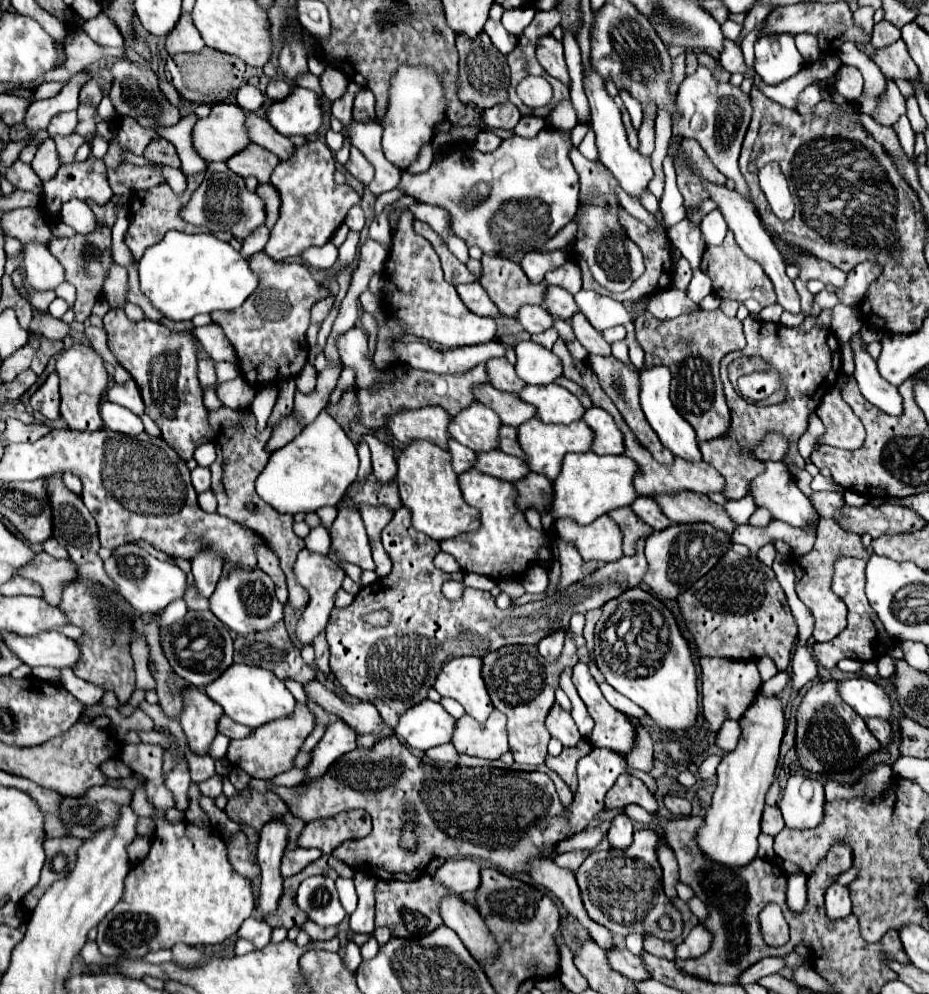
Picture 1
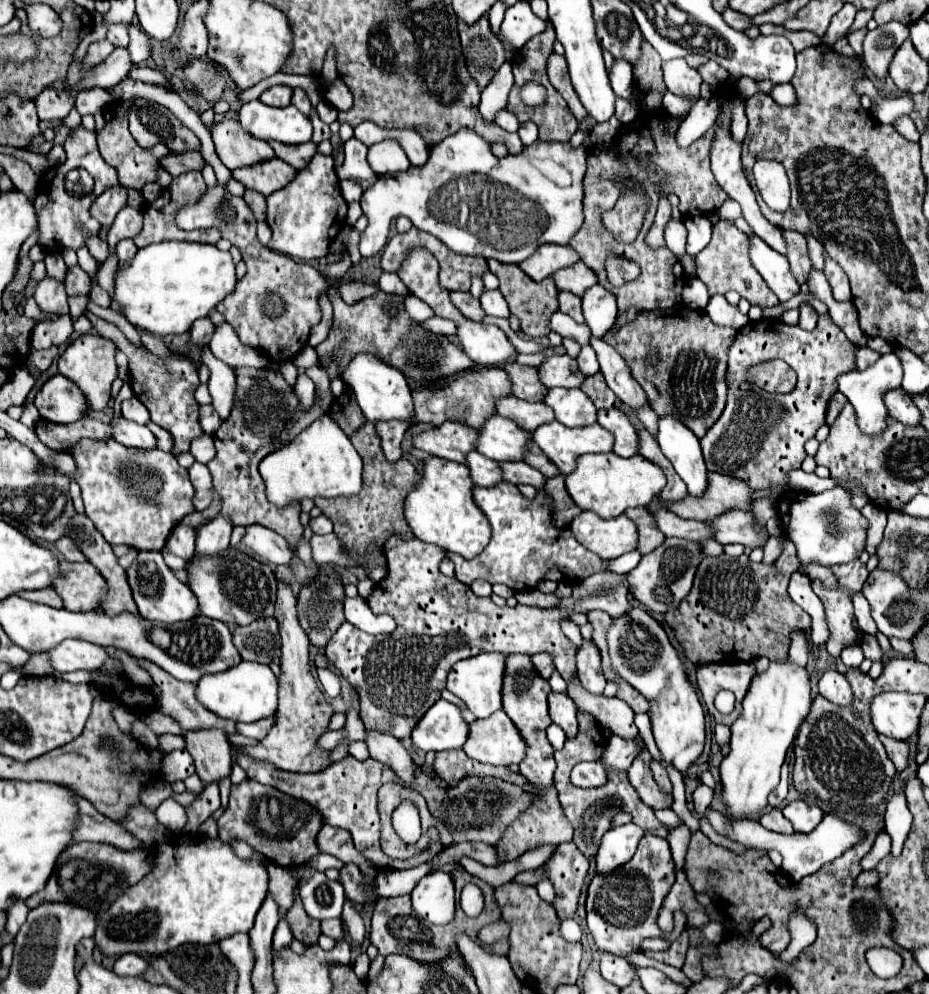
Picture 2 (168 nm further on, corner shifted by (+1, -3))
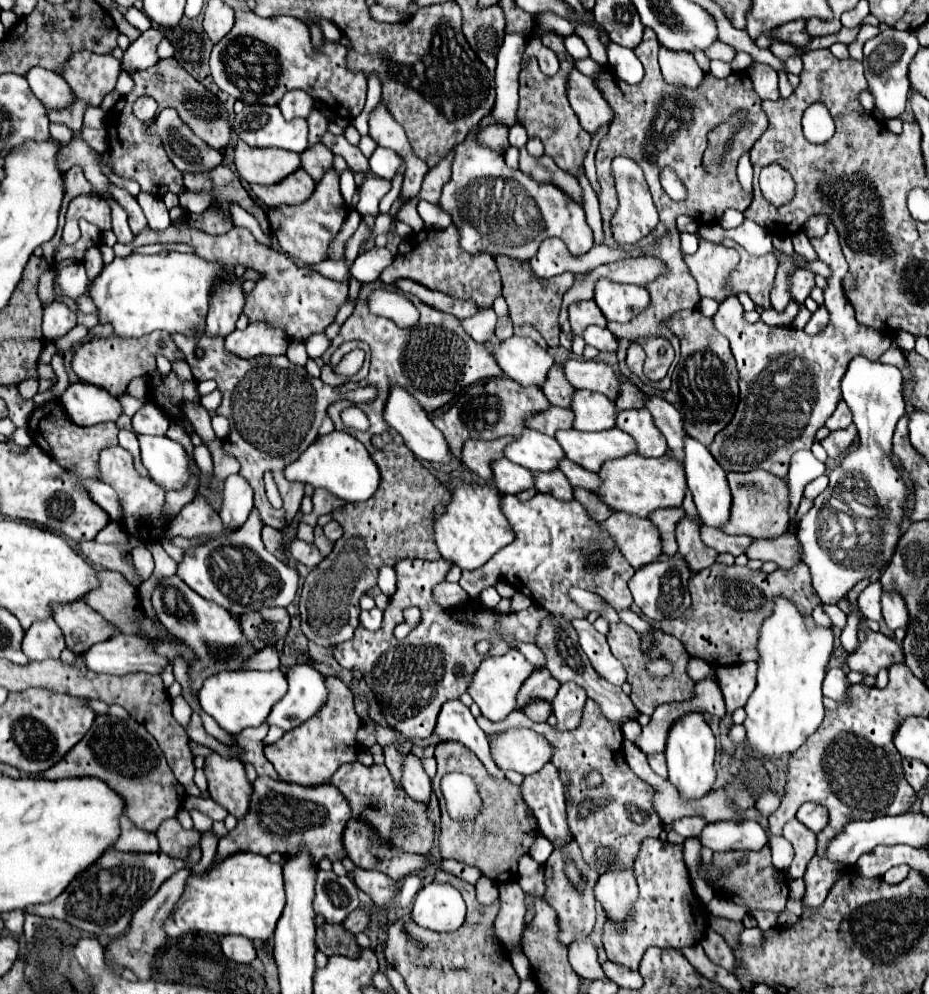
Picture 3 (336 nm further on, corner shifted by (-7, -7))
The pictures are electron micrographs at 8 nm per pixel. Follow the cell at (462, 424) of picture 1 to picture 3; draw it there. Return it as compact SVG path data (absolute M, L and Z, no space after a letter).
M523 429L521 435L513 437L513 443L505 447L505 457L529 471L551 471L551 469L557 469L557 463L565 457L563 449L559 447L559 443L553 439L553 437L547 437L535 429Z

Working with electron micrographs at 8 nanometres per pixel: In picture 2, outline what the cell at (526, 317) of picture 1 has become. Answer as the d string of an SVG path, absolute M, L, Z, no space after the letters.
M557 311L553 317L551 317L551 329L557 331L559 335L563 337L569 337L573 341L577 341L579 345L589 345L589 339L591 339L591 331L589 327L583 323L577 323L575 319L571 319L569 315Z

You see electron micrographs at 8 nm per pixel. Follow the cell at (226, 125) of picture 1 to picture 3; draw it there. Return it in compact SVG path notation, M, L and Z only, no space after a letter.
M241 139L233 145L233 163L247 183L273 185L301 167L299 155L283 149L257 149Z

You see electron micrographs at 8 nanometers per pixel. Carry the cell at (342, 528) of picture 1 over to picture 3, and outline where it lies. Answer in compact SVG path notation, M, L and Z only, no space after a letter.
M315 527L315 545L317 545L317 549L319 549L319 553L323 557L327 557L331 553L331 549L333 549L333 543L323 535L321 527Z

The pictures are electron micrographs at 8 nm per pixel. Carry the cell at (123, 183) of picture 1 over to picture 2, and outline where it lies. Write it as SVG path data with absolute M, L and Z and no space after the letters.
M111 187L111 191L105 191L99 195L91 205L91 215L103 225L111 227L115 215L127 205L127 189L125 187Z

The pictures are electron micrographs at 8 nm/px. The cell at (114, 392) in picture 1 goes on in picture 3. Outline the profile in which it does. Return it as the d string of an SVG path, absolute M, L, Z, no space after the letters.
M145 403L135 415L133 415L133 431L145 433L145 435L165 435L169 427L167 415L157 409L153 403Z

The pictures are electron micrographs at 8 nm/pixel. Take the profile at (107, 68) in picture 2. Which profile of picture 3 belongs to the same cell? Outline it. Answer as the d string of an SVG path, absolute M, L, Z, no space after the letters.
M153 27L149 31L141 33L129 45L129 49L123 53L123 63L121 63L123 71L129 73L129 75L133 75L137 71L153 67L159 61L157 53L155 53L155 47L161 41L161 37L163 37L163 33L159 29L153 29Z

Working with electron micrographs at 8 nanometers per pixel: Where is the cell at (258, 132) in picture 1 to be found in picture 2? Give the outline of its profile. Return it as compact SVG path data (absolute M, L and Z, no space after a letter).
M307 141L307 143L301 143L301 145L283 145L283 143L269 143L269 145L273 147L273 151L279 159L289 163L297 171L307 167L307 163L317 153L317 145L313 141Z

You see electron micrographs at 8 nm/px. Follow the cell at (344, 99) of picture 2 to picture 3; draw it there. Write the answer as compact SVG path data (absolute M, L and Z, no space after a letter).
M235 9L235 25L231 33L213 47L209 65L217 87L235 99L277 105L287 91L303 89L313 99L327 103L335 115L355 119L365 105L367 77L351 73L345 65L345 55L347 49L331 41L327 41L321 51L315 51L309 27L295 17L277 15L263 19L253 11Z

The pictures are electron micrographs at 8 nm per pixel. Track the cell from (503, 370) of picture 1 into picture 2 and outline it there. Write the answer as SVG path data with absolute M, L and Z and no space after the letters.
M511 361L503 369L509 373L515 397L525 399L525 401L543 401L549 389L539 381L537 367L519 365L517 361Z

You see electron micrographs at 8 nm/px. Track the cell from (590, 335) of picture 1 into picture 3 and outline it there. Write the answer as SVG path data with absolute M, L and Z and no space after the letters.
M647 395L645 409L649 409L649 413L653 415L653 421L655 421L657 429L665 435L667 445L673 451L673 455L677 459L681 459L685 431L683 431L683 421L681 421L679 411L671 403L667 403L665 399L661 399L657 395Z

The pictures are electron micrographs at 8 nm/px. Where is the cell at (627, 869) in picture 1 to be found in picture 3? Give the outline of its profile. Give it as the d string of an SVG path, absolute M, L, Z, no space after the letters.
M645 839L637 855L637 883L639 899L621 929L611 919L605 919L603 925L603 947L608 960L629 969L639 967L639 961L649 947L697 945L707 931L705 907L693 893L681 845L671 845L661 839Z

